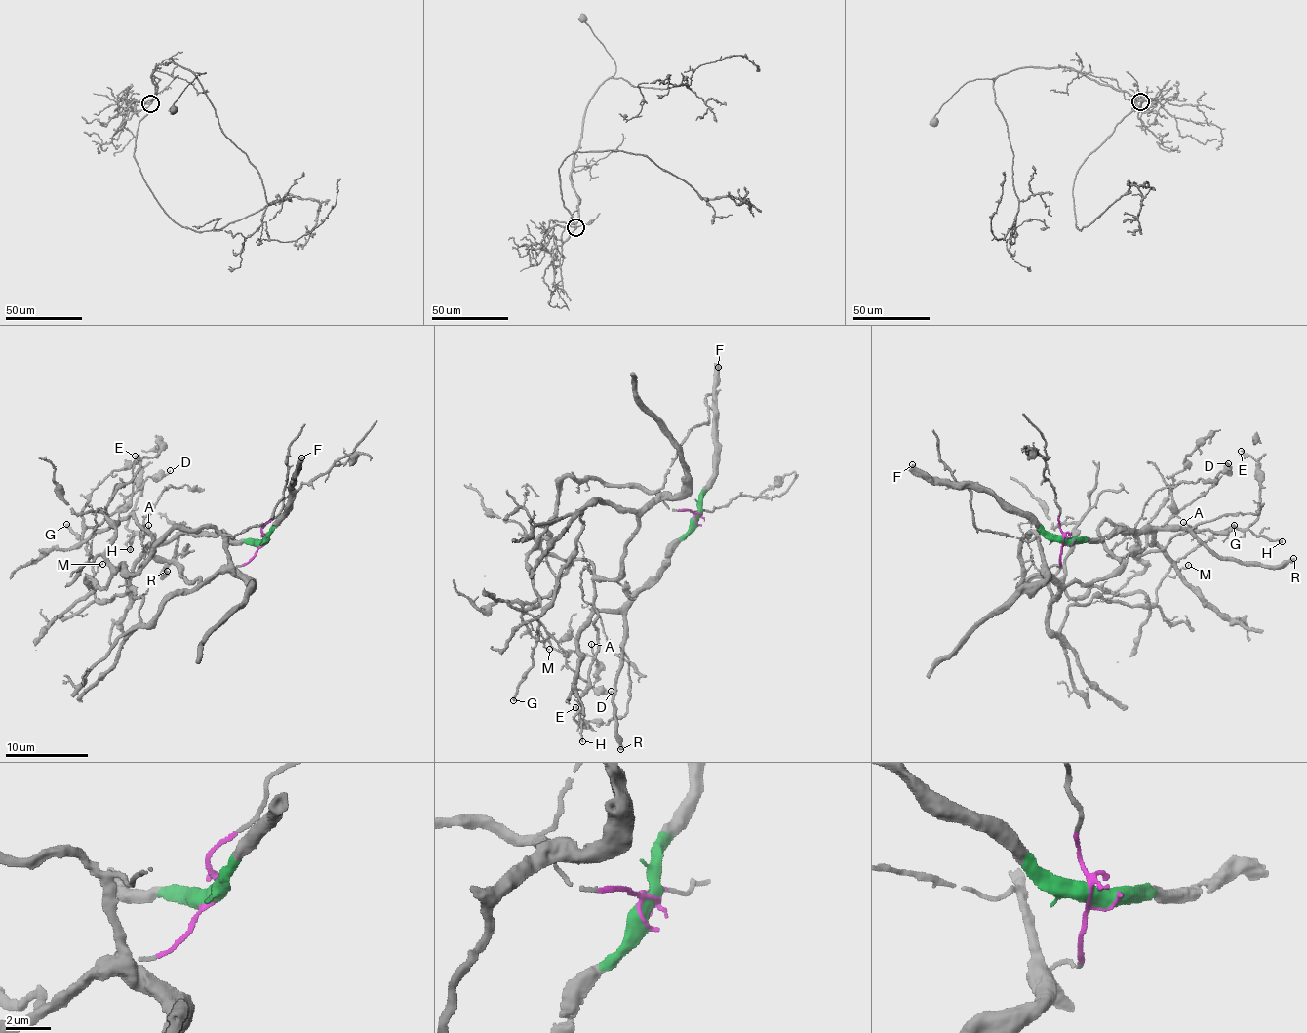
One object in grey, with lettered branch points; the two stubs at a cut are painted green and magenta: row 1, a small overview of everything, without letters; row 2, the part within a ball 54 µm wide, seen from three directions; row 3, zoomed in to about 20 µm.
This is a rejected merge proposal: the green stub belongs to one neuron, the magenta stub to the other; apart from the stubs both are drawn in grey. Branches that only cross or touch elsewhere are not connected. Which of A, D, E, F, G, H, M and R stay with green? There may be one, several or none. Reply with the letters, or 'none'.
F, R

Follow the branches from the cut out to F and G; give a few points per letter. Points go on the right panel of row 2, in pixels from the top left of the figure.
F: (1064, 541), (1046, 537), (1024, 517), (1009, 513), (991, 495), (930, 483), (912, 464)
G: (1064, 541), (1048, 570), (1056, 631), (1071, 605), (1094, 597), (1150, 606), (1176, 561), (1235, 524)

